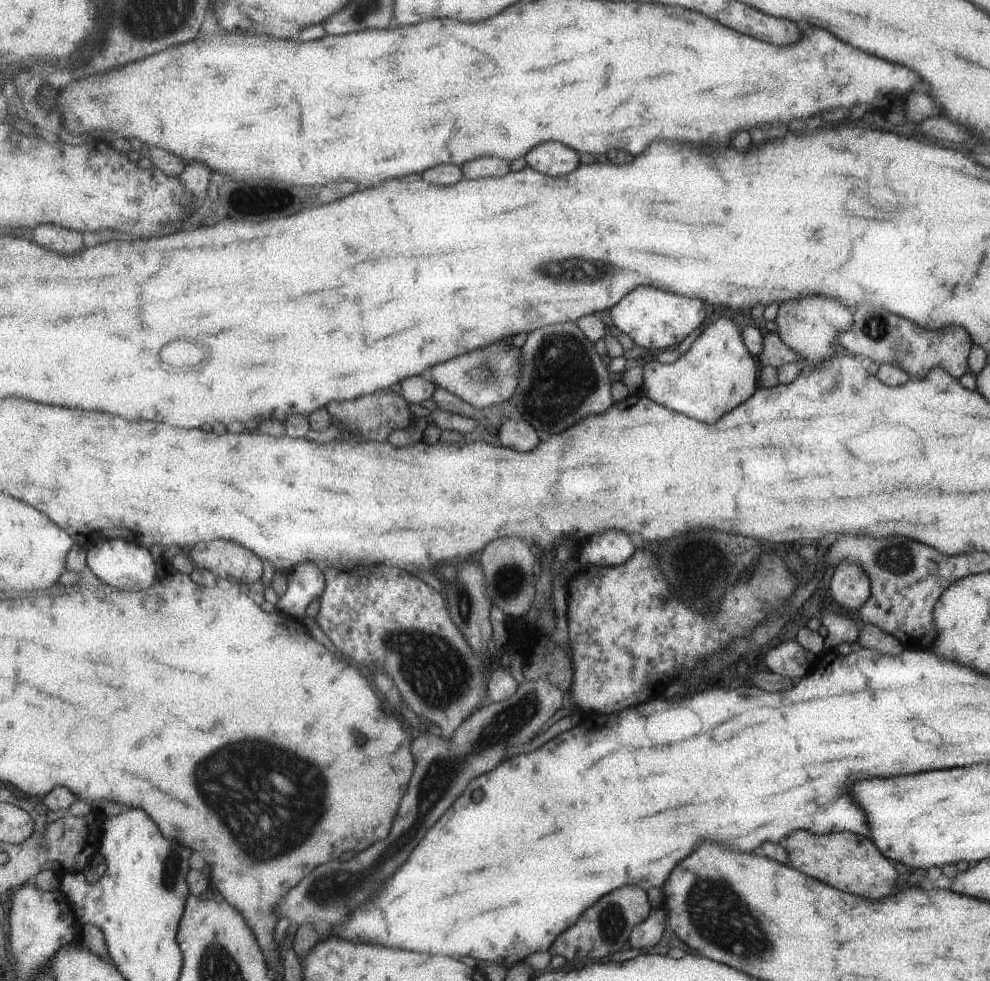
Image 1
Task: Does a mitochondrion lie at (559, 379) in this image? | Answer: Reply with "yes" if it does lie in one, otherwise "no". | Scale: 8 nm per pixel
yes

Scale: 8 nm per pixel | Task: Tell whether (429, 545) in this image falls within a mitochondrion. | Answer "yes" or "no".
no

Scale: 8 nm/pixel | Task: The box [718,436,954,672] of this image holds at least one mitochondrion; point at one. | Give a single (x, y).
(897, 558)

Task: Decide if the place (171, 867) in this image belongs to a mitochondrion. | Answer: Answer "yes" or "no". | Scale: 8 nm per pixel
yes

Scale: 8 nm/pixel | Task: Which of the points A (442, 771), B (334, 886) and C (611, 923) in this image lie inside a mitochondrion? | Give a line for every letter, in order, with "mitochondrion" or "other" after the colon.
A: mitochondrion
B: mitochondrion
C: mitochondrion

